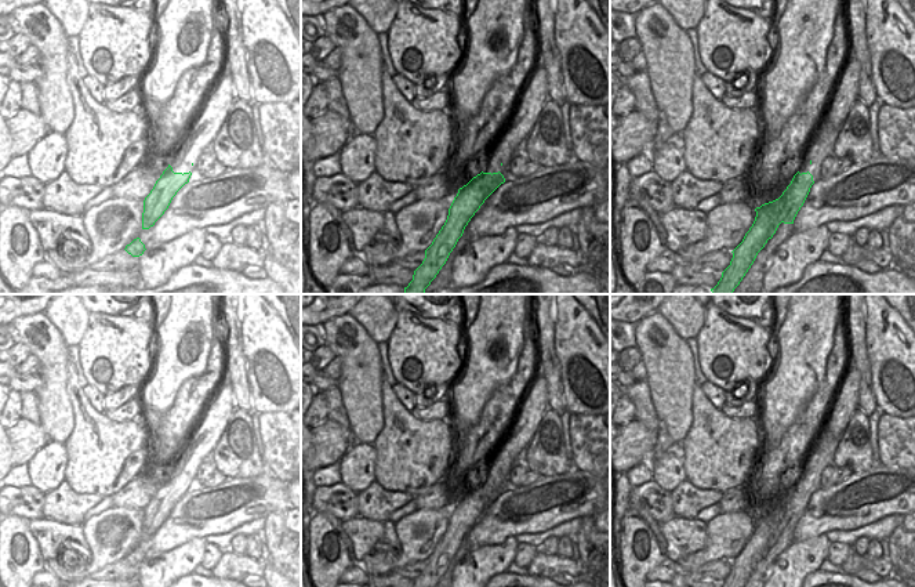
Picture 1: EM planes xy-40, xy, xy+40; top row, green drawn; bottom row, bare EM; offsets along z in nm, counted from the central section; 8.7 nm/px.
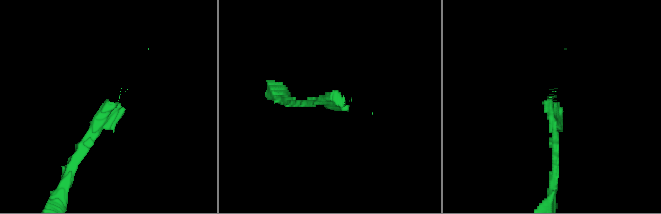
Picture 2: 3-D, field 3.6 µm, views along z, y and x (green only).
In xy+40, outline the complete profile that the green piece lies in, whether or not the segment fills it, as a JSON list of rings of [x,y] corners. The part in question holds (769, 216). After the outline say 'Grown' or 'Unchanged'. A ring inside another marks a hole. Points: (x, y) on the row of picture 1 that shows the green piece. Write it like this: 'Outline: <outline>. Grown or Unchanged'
Outline: [[[814,142],[807,148],[798,173],[783,195],[755,209],[755,221],[742,242],[731,251],[733,258],[730,265],[722,272],[718,285],[711,289],[712,294],[733,294],[734,289],[754,264],[758,253],[776,233],[778,225],[781,222],[794,224],[798,211],[814,184],[813,175],[809,173],[813,149]]]. Grown

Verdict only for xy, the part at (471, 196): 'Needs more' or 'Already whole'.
Needs more

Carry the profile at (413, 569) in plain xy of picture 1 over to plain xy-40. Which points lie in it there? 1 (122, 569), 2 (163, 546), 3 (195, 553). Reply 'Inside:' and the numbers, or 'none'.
Inside: 1, 3

